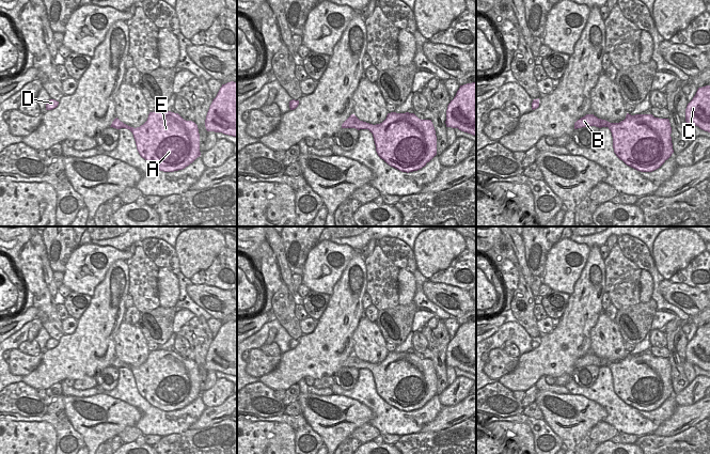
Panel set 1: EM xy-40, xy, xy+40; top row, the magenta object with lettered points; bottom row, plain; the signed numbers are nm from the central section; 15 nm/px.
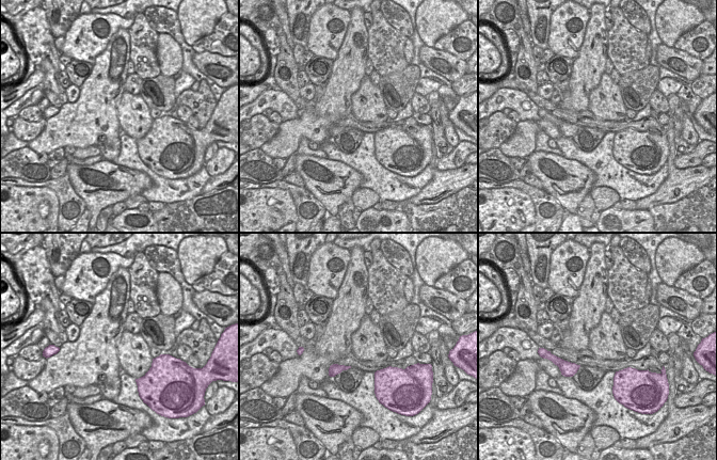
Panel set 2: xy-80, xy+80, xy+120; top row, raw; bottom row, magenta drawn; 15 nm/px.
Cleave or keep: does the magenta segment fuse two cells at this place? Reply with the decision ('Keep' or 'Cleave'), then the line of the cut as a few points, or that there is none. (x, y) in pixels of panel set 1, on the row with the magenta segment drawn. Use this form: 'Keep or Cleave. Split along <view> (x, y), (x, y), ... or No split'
Cleave. Split along xy+40 (617, 123), (614, 123), (609, 128)

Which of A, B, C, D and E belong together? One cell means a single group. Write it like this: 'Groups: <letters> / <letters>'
Groups: A C E / B D

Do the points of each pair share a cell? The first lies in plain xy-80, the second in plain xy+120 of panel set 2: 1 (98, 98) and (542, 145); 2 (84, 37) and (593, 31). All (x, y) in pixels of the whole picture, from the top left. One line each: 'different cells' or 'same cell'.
1: different cells
2: different cells

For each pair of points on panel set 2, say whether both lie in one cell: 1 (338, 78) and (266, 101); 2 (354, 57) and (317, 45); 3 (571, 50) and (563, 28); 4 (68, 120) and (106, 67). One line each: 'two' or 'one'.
1: two
2: two
3: one
4: one

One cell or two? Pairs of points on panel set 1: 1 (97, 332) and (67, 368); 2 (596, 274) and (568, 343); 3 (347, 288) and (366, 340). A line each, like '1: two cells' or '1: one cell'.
1: one cell
2: one cell
3: two cells

